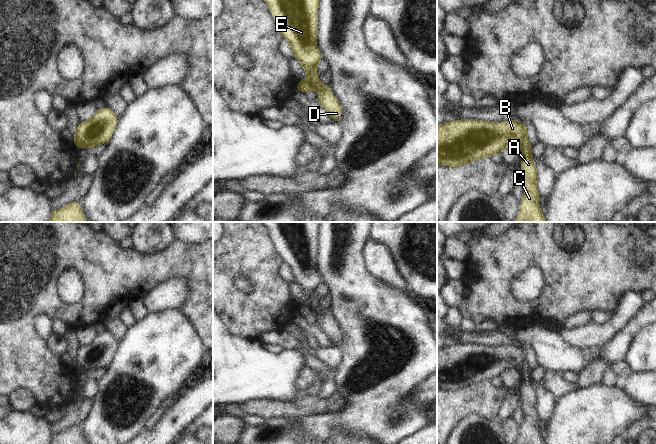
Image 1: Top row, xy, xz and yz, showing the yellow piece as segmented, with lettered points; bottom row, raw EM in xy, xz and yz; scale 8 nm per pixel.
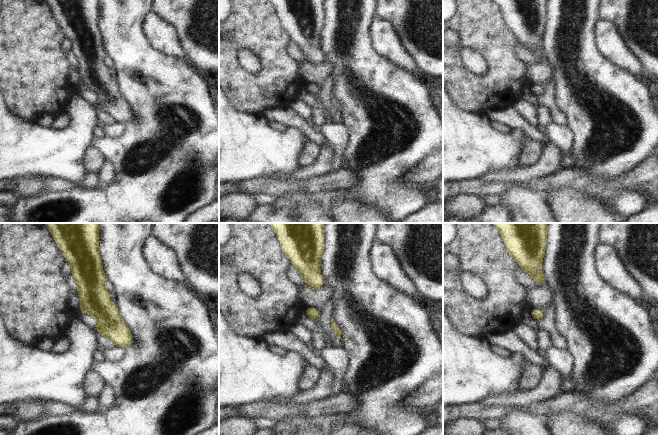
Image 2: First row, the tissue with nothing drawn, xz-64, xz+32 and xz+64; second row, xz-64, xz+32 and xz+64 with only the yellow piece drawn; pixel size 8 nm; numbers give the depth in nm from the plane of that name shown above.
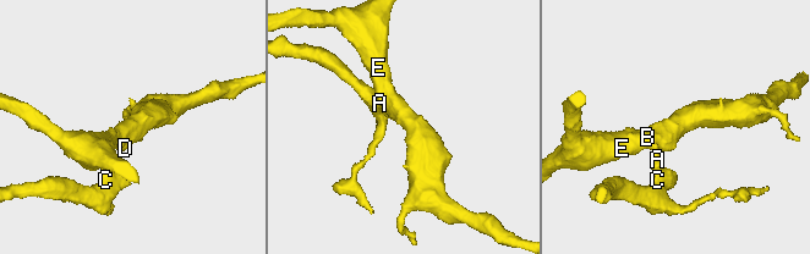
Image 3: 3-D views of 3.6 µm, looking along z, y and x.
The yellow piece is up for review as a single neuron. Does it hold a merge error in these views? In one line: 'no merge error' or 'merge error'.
merge error

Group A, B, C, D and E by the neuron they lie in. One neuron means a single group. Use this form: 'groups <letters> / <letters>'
groups A C / B D E

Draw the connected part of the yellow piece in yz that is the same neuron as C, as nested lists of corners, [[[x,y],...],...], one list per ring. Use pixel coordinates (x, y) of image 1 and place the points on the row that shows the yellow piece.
[[[526,138],[520,148],[523,153],[520,182],[525,185],[525,193],[515,222],[546,222],[538,204],[540,195],[536,187],[537,168],[532,158],[533,146]]]

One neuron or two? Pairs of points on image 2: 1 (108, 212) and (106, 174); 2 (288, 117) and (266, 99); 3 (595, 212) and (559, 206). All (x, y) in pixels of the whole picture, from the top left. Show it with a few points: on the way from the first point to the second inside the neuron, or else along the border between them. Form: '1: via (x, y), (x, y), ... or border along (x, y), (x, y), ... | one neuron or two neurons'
1: border along (107, 160), (113, 167), (114, 177), (98, 188) | two neurons
2: border along (290, 106), (286, 108), (266, 108), (261, 114) | two neurons
3: via (586, 212), (575, 212), (568, 206) | one neuron

